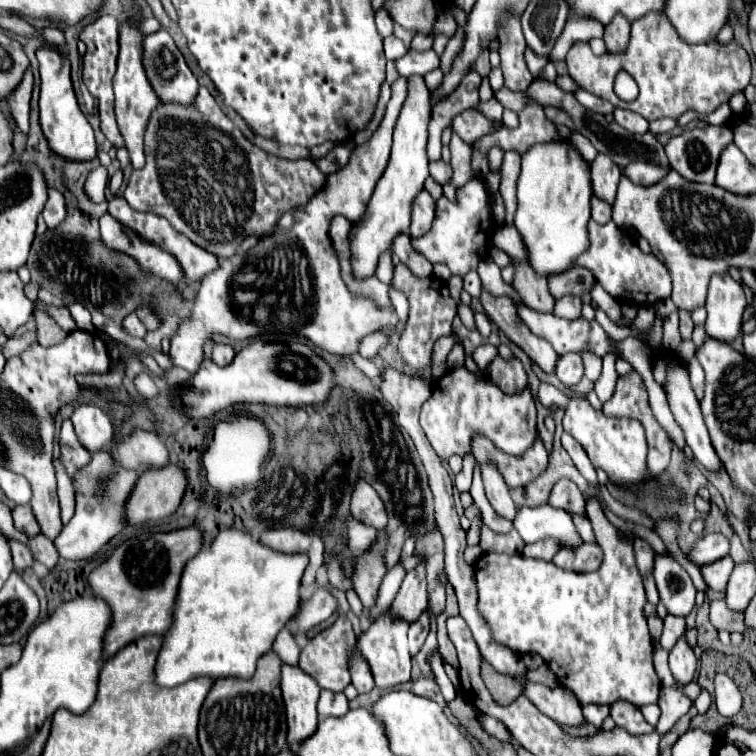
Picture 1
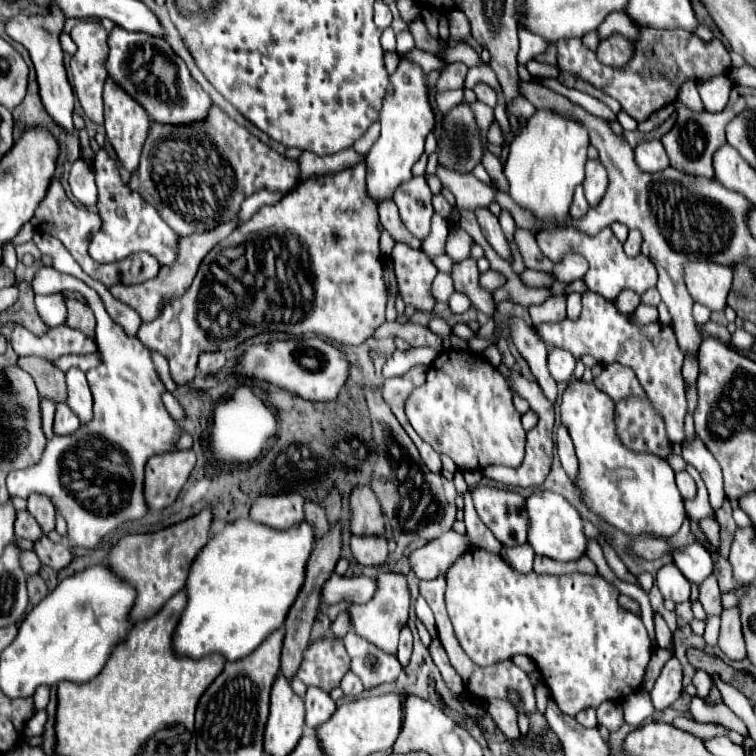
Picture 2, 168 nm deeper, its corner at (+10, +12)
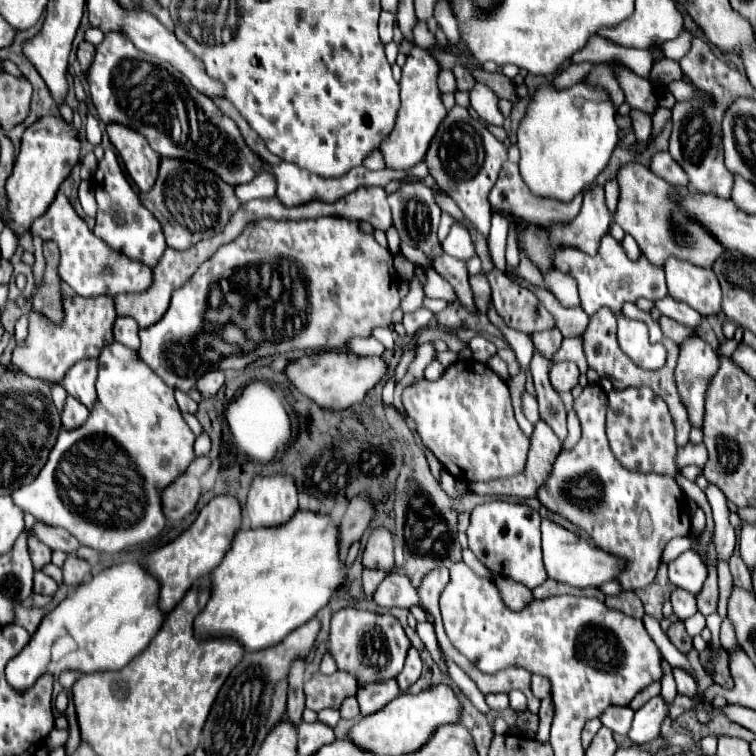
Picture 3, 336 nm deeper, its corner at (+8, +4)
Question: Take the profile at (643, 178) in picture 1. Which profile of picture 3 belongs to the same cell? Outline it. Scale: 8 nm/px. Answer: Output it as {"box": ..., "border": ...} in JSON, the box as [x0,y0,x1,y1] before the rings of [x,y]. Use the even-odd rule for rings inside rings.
{"box":[650,152,690,186],"border":[[[668,152],[654,154],[650,170],[654,170],[656,176],[660,176],[662,180],[666,180],[672,186],[688,186],[690,184],[686,172],[672,160],[672,156]]]}

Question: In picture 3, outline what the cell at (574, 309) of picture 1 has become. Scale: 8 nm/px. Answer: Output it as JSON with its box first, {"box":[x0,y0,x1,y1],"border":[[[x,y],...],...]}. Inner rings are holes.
{"box":[532,328,562,362],"border":[[[558,328],[536,332],[536,334],[532,334],[532,344],[534,344],[534,352],[538,352],[540,356],[544,356],[550,362],[562,344],[562,334]]]}

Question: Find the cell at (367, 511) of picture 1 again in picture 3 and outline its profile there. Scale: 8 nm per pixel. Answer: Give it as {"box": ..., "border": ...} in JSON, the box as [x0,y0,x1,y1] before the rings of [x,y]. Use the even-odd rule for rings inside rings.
{"box":[362,528,394,572],"border":[[[376,528],[370,538],[368,544],[364,548],[364,556],[362,556],[362,564],[364,568],[380,568],[384,572],[392,572],[394,566],[394,548],[392,548],[392,534],[384,528]]]}

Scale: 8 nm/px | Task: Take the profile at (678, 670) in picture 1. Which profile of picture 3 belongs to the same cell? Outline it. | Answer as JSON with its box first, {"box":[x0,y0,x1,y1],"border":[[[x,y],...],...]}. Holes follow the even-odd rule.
{"box":[626,696,668,744],"border":[[[660,696],[648,700],[632,720],[632,728],[626,734],[634,744],[648,744],[660,734],[660,724],[668,716],[668,708]]]}

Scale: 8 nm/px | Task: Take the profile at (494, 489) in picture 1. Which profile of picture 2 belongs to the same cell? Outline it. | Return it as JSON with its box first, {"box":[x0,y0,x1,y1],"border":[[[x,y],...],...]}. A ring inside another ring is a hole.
{"box":[472,486,528,546],"border":[[[482,486],[472,492],[472,498],[482,522],[504,546],[526,542],[528,516],[524,516],[526,508],[520,494]]]}

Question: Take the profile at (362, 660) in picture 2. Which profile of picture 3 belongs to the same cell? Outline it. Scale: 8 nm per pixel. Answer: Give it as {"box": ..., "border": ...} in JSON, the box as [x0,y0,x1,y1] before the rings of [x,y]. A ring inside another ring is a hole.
{"box":[356,680,400,716],"border":[[[388,680],[386,684],[368,684],[366,688],[360,688],[356,694],[360,714],[362,716],[374,714],[376,710],[384,708],[390,700],[394,700],[398,694],[400,692],[398,692],[396,680]]]}

